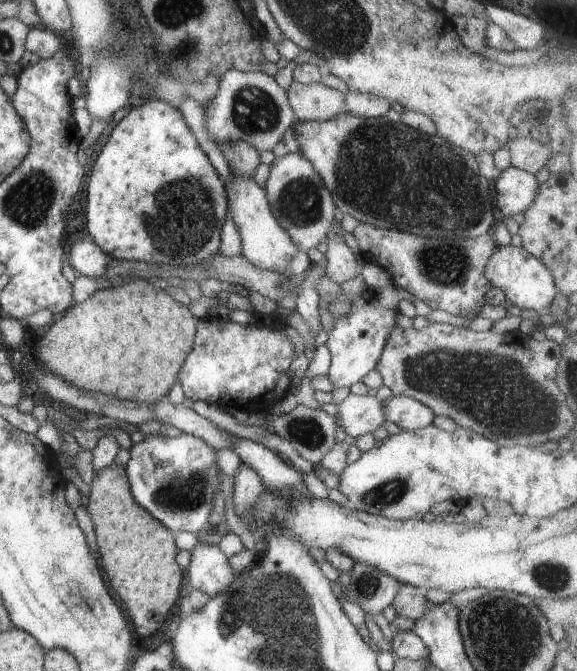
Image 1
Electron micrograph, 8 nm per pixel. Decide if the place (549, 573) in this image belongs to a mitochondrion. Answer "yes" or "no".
yes

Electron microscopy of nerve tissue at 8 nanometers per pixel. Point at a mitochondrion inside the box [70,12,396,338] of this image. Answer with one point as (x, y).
(182, 216)

